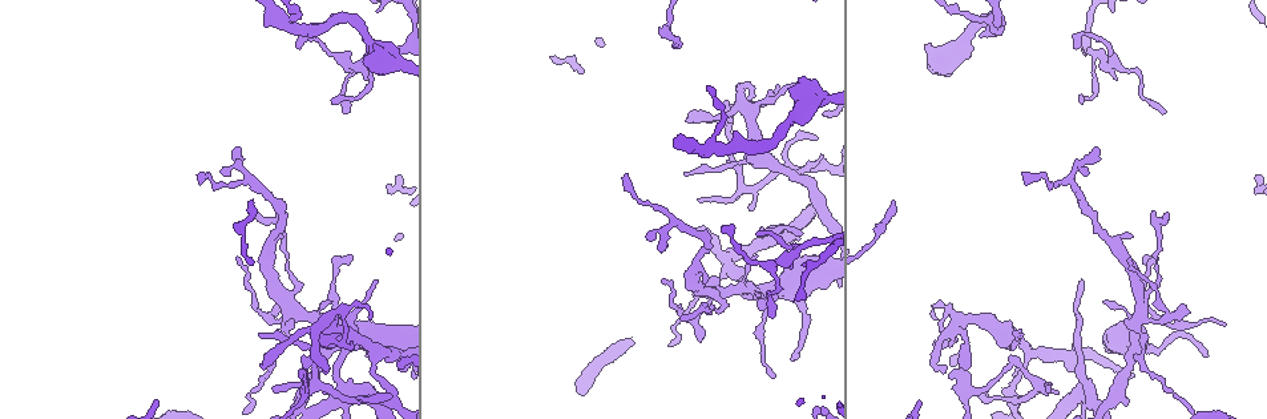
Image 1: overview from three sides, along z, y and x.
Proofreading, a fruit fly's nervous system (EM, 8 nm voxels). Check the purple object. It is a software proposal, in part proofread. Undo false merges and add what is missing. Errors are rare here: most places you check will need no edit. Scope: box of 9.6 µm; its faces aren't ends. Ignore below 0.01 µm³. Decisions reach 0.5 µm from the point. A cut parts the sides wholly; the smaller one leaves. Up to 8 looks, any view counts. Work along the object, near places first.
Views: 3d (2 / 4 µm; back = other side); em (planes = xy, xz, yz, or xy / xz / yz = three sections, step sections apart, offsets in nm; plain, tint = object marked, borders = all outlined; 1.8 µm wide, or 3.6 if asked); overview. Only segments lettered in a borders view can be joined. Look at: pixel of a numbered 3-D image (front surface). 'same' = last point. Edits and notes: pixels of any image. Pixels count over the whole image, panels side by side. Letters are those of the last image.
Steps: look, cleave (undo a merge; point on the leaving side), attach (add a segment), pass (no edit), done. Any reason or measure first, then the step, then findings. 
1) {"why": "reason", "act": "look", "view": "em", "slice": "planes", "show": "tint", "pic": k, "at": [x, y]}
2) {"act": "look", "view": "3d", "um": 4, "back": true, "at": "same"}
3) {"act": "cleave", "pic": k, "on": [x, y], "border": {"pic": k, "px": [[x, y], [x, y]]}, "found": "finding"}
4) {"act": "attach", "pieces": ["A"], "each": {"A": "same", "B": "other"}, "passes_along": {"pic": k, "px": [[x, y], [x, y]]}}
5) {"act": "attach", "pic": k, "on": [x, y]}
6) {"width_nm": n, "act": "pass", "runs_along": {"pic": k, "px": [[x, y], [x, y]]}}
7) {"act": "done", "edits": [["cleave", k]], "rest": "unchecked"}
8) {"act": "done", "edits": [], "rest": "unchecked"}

{"why": "narrows sharply", "act": "look", "view": "3d", "um": 2, "pic": 1, "at": [314, 328]}

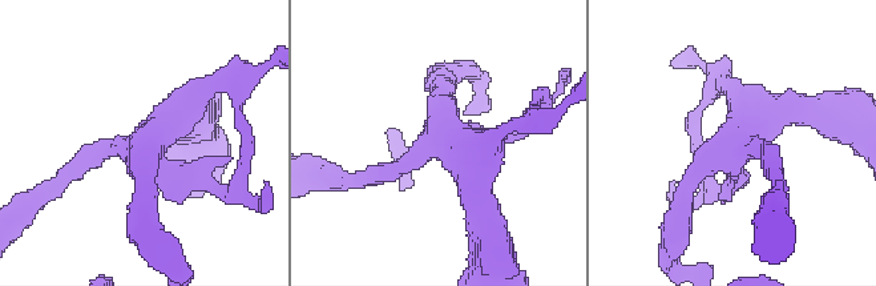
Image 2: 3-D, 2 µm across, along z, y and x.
{"why": "shape alone is not enough", "act": "look", "view": "em", "slice": "yz", "step": 16, "show": "tint", "pic": 2, "at": [147, 141]}

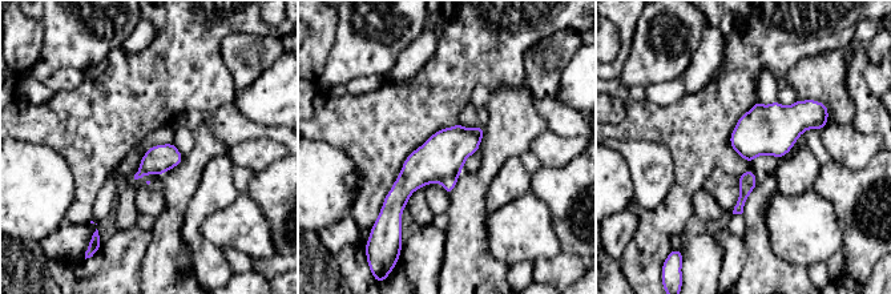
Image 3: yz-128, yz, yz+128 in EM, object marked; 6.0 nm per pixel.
{"why": "another direction", "act": "look", "view": "em", "slice": "planes", "show": "borders", "at": "same"}

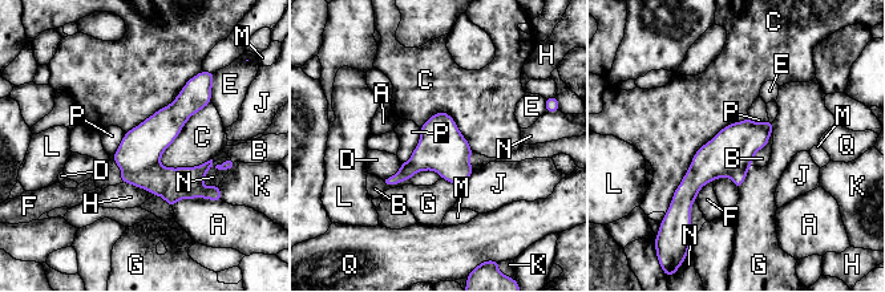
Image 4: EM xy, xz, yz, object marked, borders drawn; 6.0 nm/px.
{"act": "pass", "each": {"A": "other", "B": "other", "C": "other", "D": "other", "E": "other", "F": "other", "G": "other", "H": "other", "J": "other", "K": "other", "L": "other", "M": "other", "N": "other", "P": "other", "Q": "other"}, "runs_along": {"pic": 4, "px": [[192, 82], [153, 137], [170, 201]]}, "found": "all the same neuron"}

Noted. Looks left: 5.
{"why": "calibre changes", "act": "look", "view": "em", "slice": "planes", "show": "borders", "pic": 1, "at": [778, 281]}

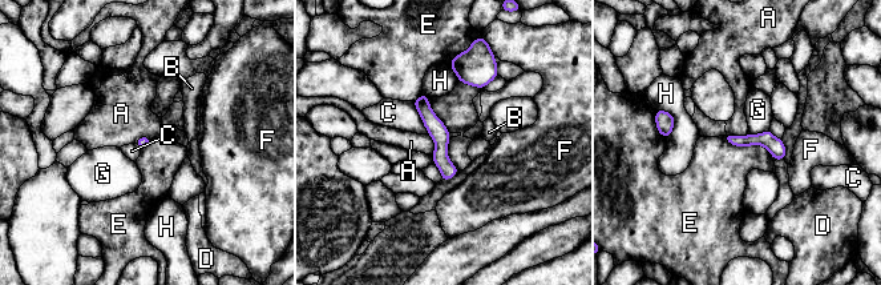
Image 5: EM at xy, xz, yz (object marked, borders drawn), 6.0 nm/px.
{"longest_contact_nm": ["E", 360], "act": "pass", "each": {"A": "other", "B": "other", "C": "other", "D": "other", "E": "other", "F": "other", "G": "other", "H": "other"}, "border": {"pic": 5, "px": [[723, 136], [775, 160]]}, "found": "continuous, no second neuron"}

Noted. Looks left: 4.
{"act": "look", "view": "em", "slice": "yz", "step": 4, "show": "tint", "pic": 1, "at": [748, 288]}

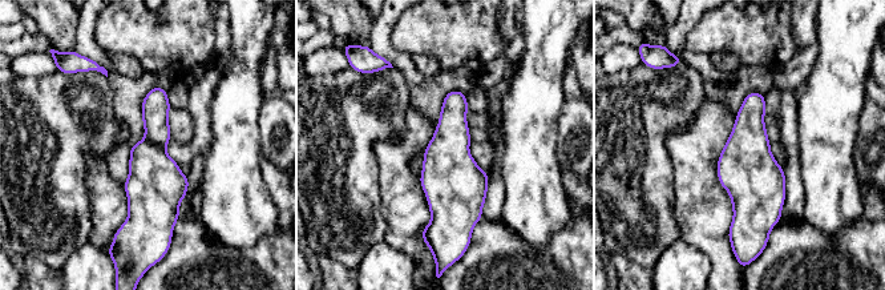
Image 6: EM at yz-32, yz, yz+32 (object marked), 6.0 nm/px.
{"act": "look", "view": "em", "slice": "xy", "step": 16, "show": "borders", "at": "same"}

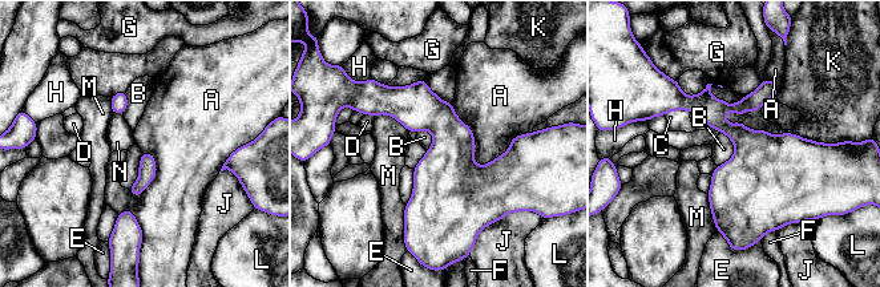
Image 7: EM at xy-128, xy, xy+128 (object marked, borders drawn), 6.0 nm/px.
{"act": "pass", "each": {"A": "other", "B": "other", "C": "other", "D": "other", "E": "other", "F": "other", "G": "other", "H": "other", "J": "other", "K": "other", "L": "other", "M": "other", "N": "other"}, "border": {"pic": 7, "px": [[721, 132], [734, 153], [717, 166]]}, "found": "one neuron here"}

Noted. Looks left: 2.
{"act": "done", "edits": [], "rest": "unchecked"}

